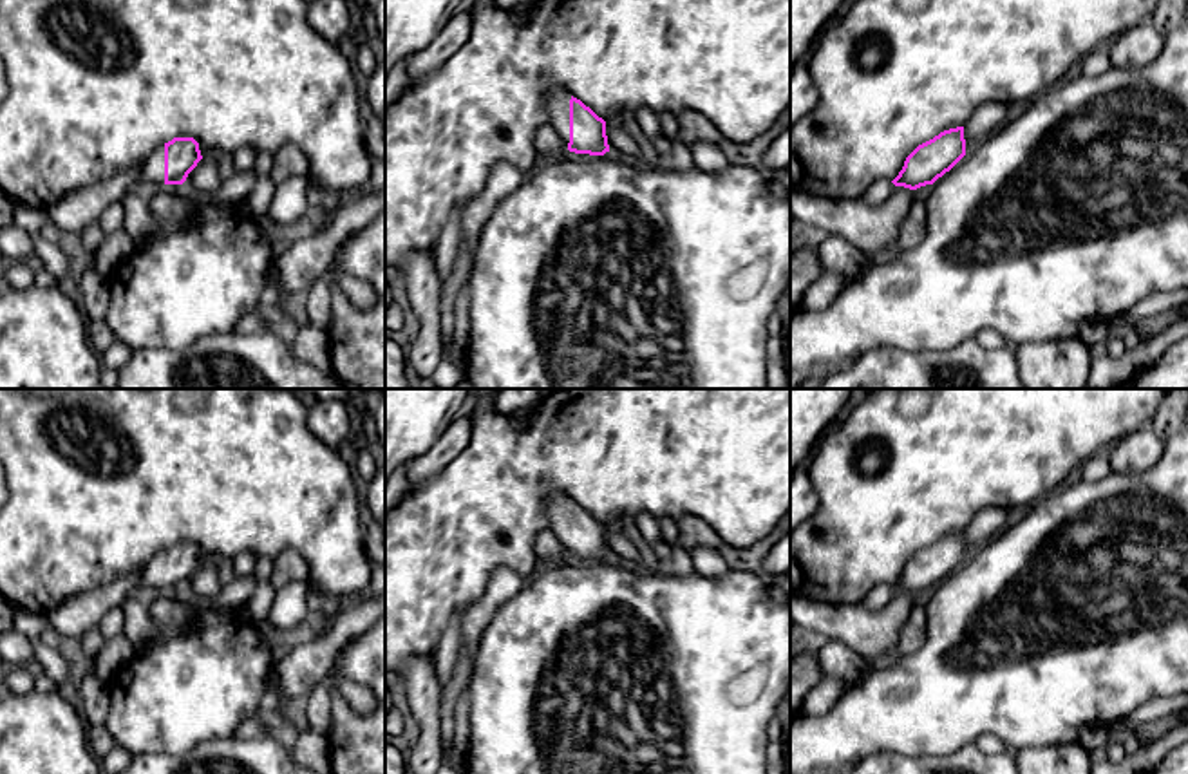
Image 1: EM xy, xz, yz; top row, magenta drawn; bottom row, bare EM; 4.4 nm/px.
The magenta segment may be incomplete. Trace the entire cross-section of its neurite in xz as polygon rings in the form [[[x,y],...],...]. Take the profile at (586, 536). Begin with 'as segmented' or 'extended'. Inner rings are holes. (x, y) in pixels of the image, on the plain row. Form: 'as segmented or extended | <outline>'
extended | [[[552,496],[546,505],[550,530],[566,553],[575,559],[604,561],[609,557],[606,526],[566,496]]]

